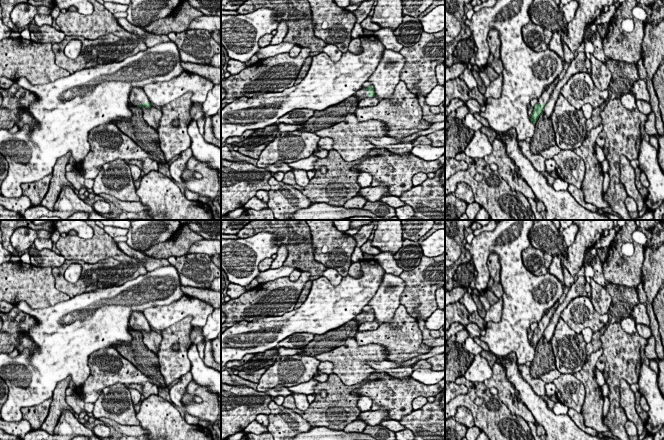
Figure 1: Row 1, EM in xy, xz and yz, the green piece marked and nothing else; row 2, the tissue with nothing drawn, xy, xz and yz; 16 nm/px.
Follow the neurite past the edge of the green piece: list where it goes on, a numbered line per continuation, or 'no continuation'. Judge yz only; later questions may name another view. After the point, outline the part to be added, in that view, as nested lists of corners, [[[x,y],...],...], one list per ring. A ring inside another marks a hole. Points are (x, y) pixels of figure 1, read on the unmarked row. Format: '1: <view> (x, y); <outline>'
no continuation

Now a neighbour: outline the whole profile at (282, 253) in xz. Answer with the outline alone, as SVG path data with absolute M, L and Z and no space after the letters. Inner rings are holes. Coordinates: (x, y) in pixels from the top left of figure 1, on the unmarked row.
M281 244L279 247L278 252L276 253L277 257L273 260L271 264L271 269L277 269L283 266L283 263L287 259L288 256L288 249L285 244Z

